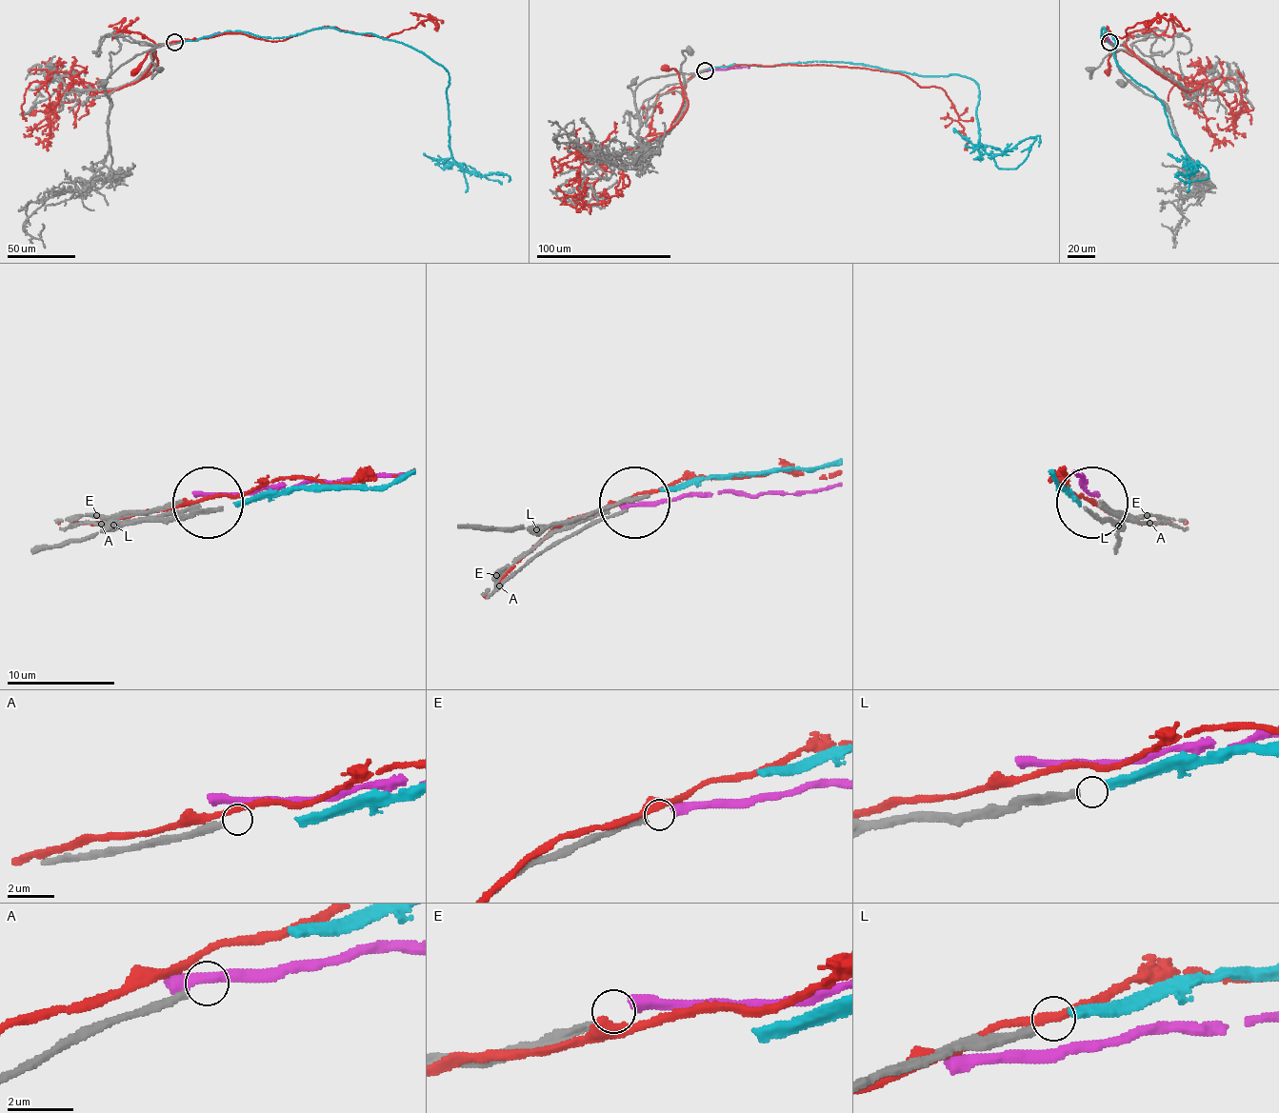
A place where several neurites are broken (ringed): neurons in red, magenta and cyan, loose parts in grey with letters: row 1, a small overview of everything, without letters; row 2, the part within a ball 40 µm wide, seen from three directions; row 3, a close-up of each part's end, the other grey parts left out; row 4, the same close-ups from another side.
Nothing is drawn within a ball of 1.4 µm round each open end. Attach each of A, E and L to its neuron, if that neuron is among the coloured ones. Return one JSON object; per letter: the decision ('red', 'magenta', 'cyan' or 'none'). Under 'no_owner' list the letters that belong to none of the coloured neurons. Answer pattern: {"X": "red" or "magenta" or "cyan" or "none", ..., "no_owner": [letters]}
{"A": "none", "E": "magenta", "L": "cyan", "no_owner": ["A"]}

